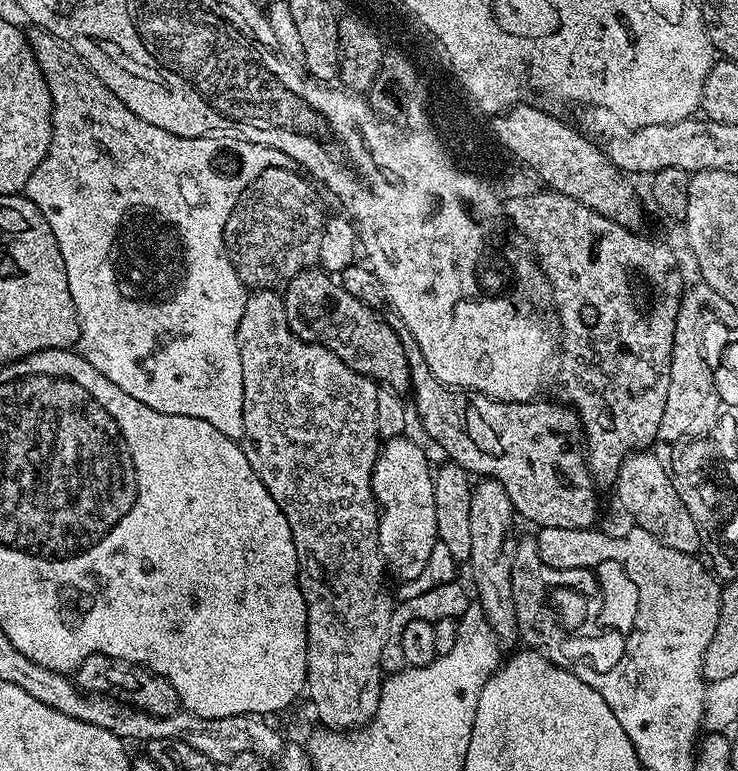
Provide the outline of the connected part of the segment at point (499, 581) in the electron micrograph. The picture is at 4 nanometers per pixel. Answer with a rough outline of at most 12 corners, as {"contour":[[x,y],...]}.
{"contour":[[475,481],[470,558],[478,607],[501,649],[517,647],[512,503]]}

